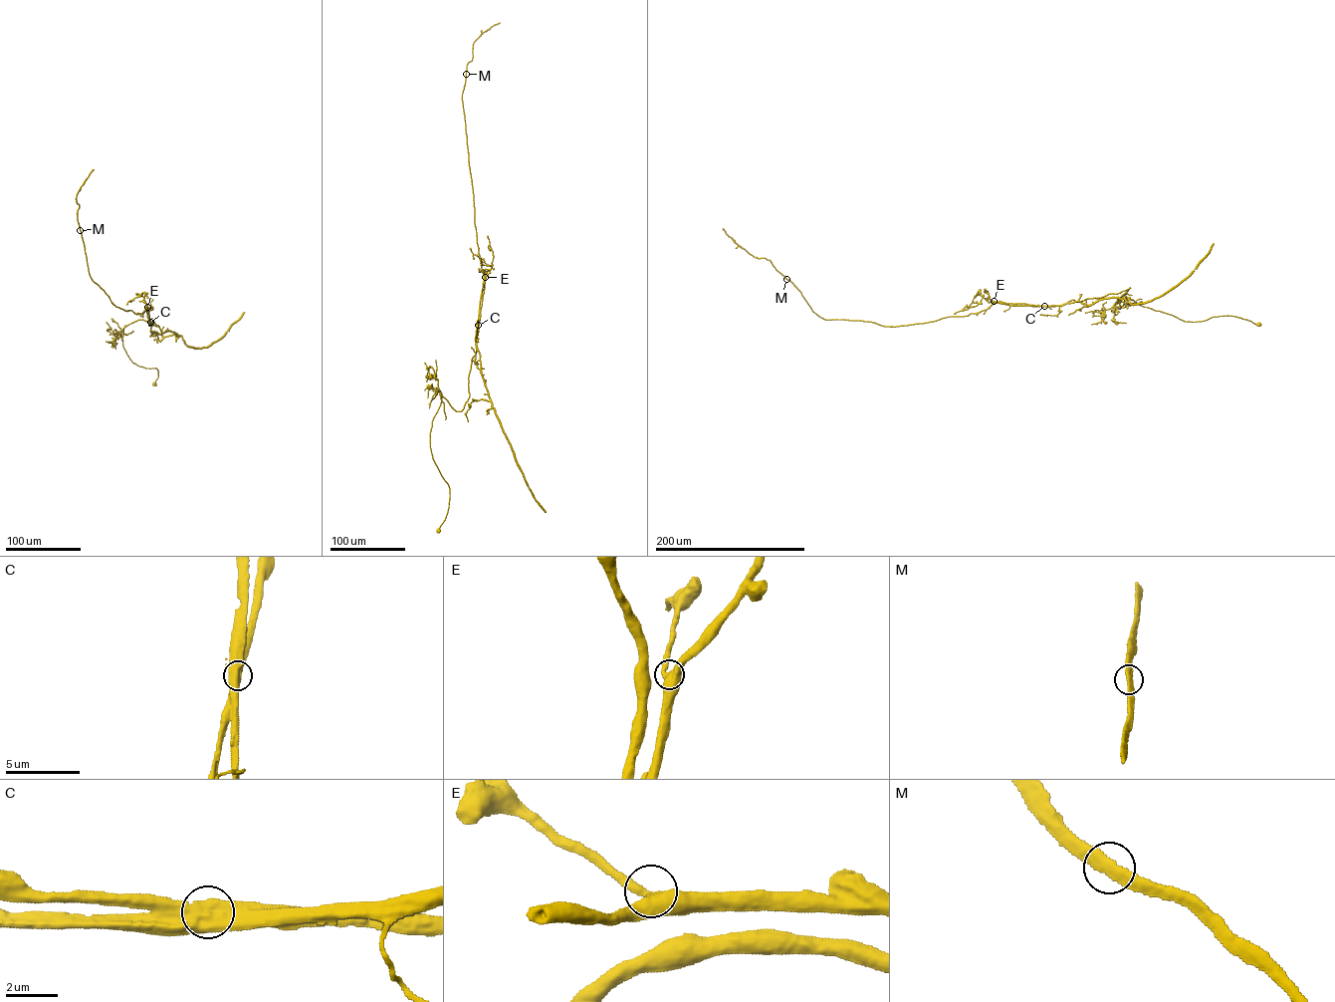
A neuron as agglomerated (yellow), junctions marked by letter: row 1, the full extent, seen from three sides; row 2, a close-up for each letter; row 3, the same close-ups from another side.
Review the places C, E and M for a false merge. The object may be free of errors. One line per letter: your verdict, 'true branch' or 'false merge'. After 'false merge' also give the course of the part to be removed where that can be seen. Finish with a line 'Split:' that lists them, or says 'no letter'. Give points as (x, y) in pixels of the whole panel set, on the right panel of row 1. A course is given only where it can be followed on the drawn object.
C: false merge; course (1044, 306), (1101, 298), (1130, 288), (1119, 300), (1129, 299), (1185, 321), (1227, 315), (1261, 324)
E: true branch
M: true branch
Split: C

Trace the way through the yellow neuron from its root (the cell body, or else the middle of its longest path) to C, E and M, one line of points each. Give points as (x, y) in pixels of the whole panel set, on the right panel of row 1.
C: (1258, 324), (1230, 316), (1184, 321), (1132, 299), (1119, 300), (1130, 288), (1099, 298), (1044, 306)
E: (1258, 324), (1230, 316), (1184, 321), (1132, 299), (1119, 300), (1130, 288), (1059, 305), (994, 301)
M: (1258, 324), (1230, 316), (1184, 321), (1119, 300), (1130, 288), (884, 326), (823, 319), (786, 279)

